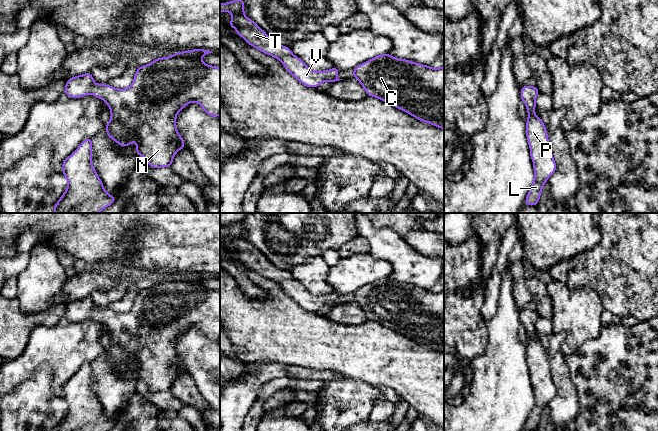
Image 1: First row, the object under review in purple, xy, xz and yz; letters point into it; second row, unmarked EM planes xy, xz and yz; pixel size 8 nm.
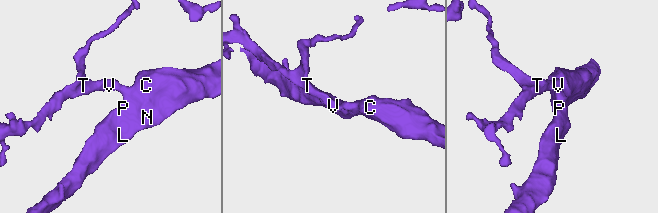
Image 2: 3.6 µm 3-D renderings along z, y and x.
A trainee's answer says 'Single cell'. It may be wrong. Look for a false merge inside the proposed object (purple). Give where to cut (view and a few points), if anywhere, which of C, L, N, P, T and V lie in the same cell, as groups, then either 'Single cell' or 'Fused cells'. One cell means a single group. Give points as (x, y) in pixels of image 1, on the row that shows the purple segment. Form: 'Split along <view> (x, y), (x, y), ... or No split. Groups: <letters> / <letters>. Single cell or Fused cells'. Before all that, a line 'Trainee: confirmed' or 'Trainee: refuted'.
Trainee: confirmed
No split. Groups: C L N P T V. Single cell

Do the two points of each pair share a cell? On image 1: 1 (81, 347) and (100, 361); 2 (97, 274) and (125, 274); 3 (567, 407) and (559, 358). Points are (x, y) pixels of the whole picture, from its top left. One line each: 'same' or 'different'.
1: different
2: different
3: same

